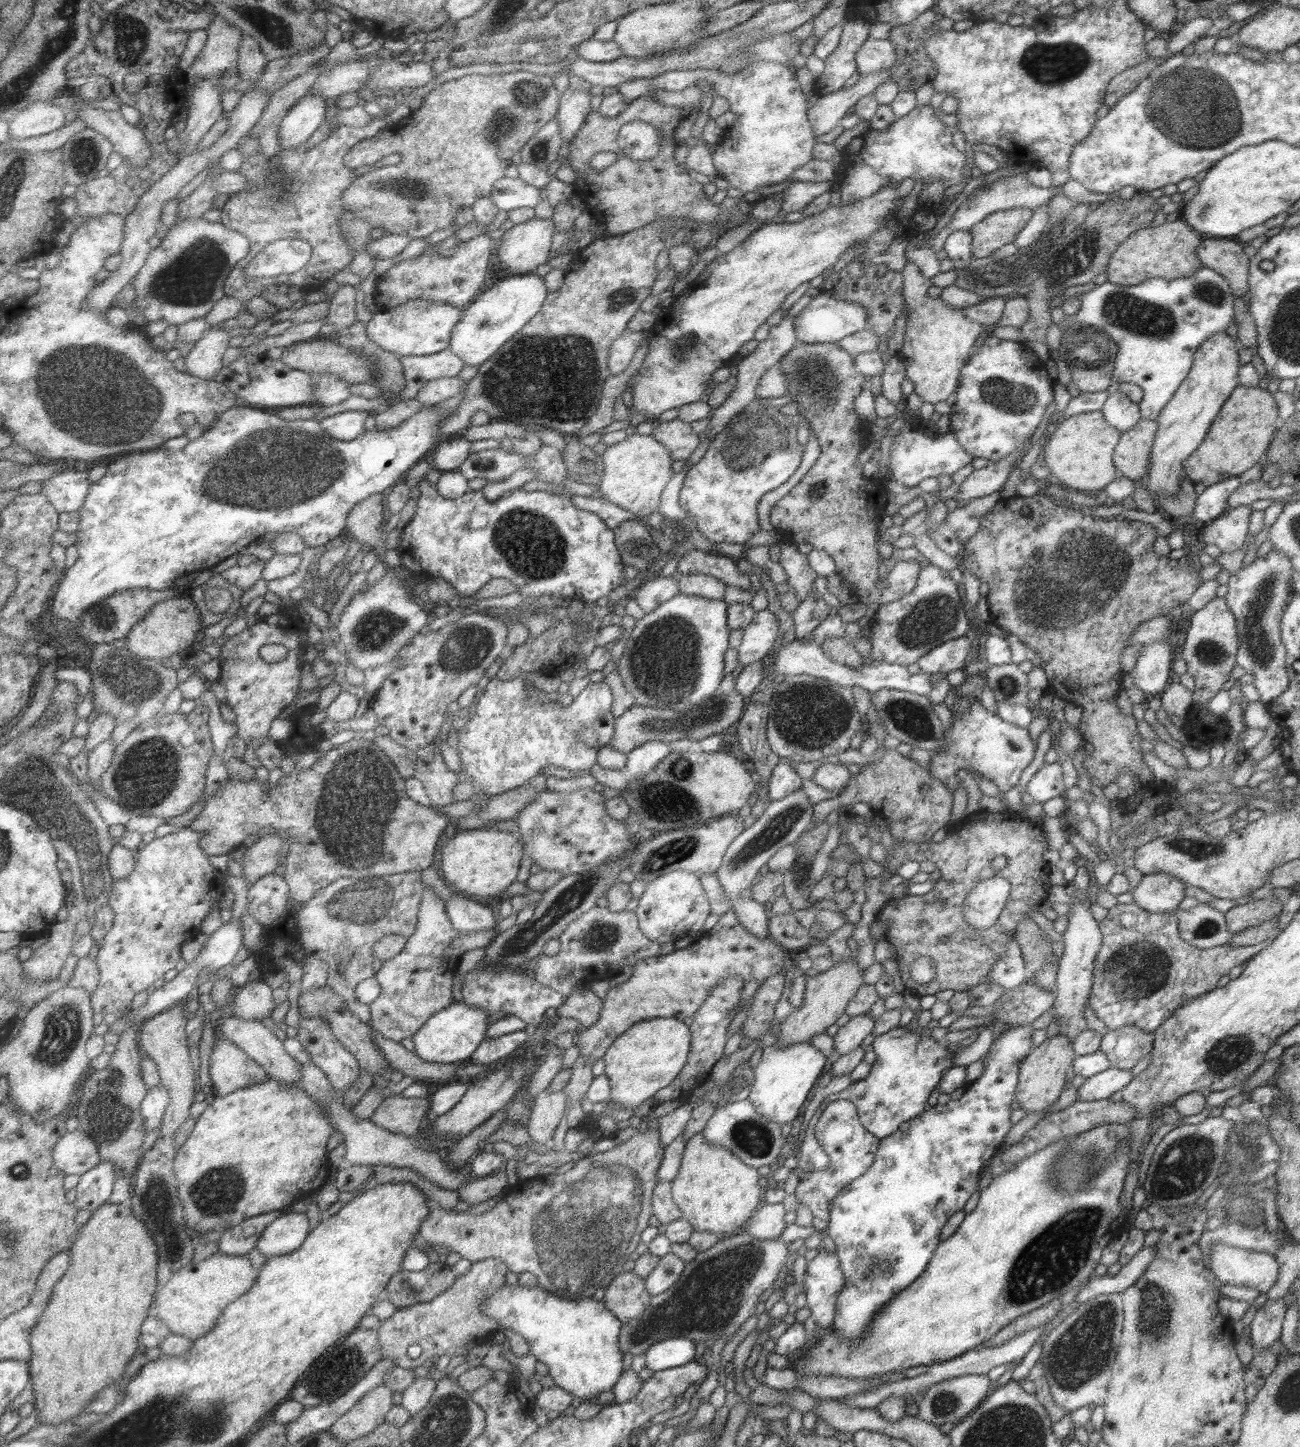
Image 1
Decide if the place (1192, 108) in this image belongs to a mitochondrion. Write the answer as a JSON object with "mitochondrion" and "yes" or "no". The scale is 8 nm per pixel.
{"mitochondrion":"yes"}

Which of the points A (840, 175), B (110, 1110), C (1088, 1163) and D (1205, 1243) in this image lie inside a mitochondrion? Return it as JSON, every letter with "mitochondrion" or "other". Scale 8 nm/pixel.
{"A":"other","B":"mitochondrion","C":"mitochondrion","D":"other"}

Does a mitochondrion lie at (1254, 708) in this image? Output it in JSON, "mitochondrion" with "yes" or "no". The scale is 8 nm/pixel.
{"mitochondrion":"no"}

